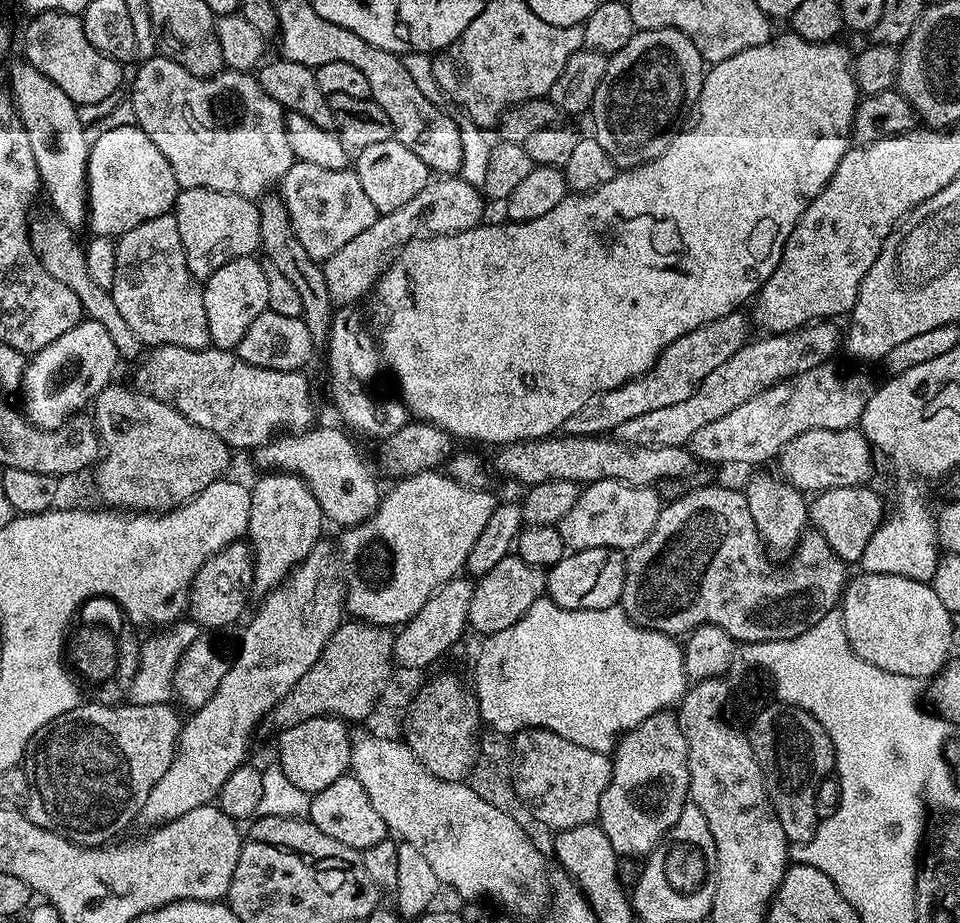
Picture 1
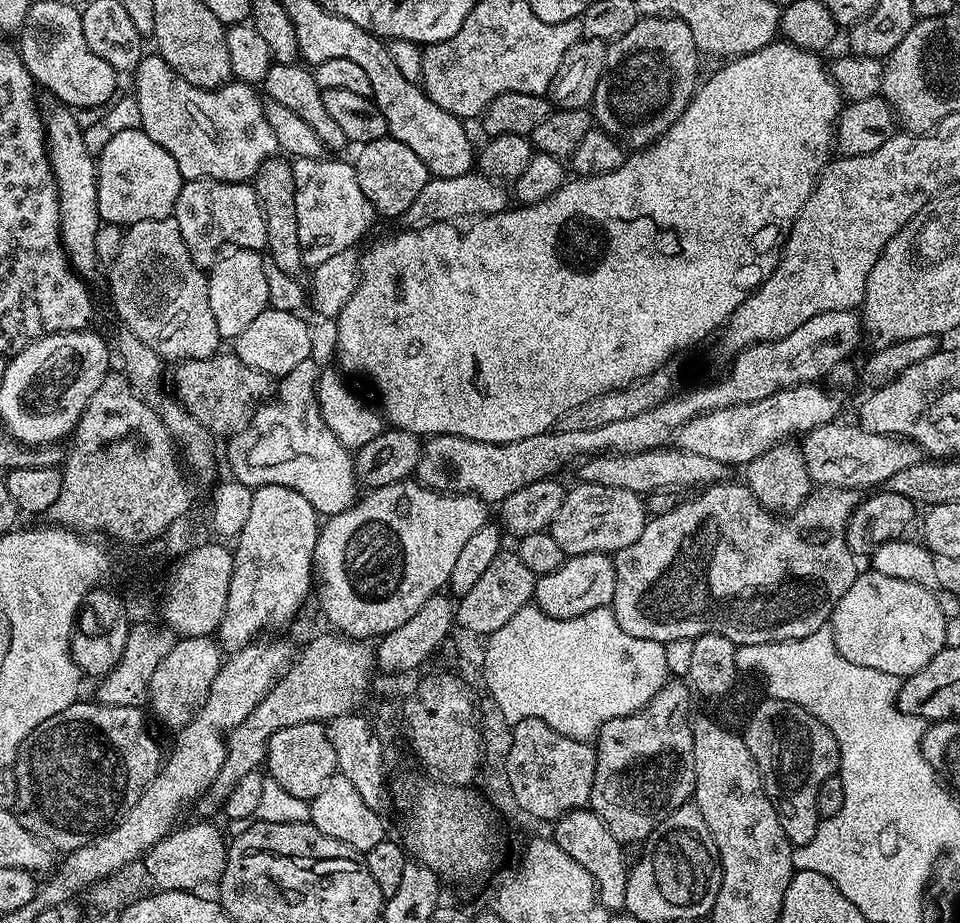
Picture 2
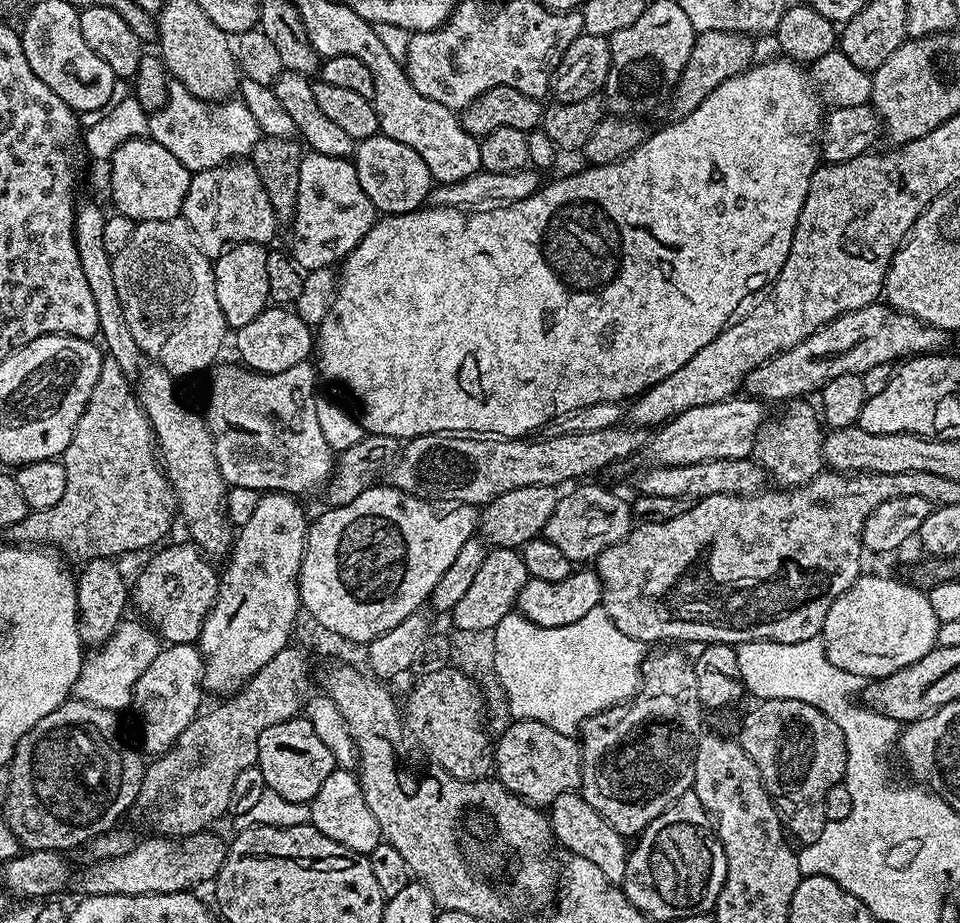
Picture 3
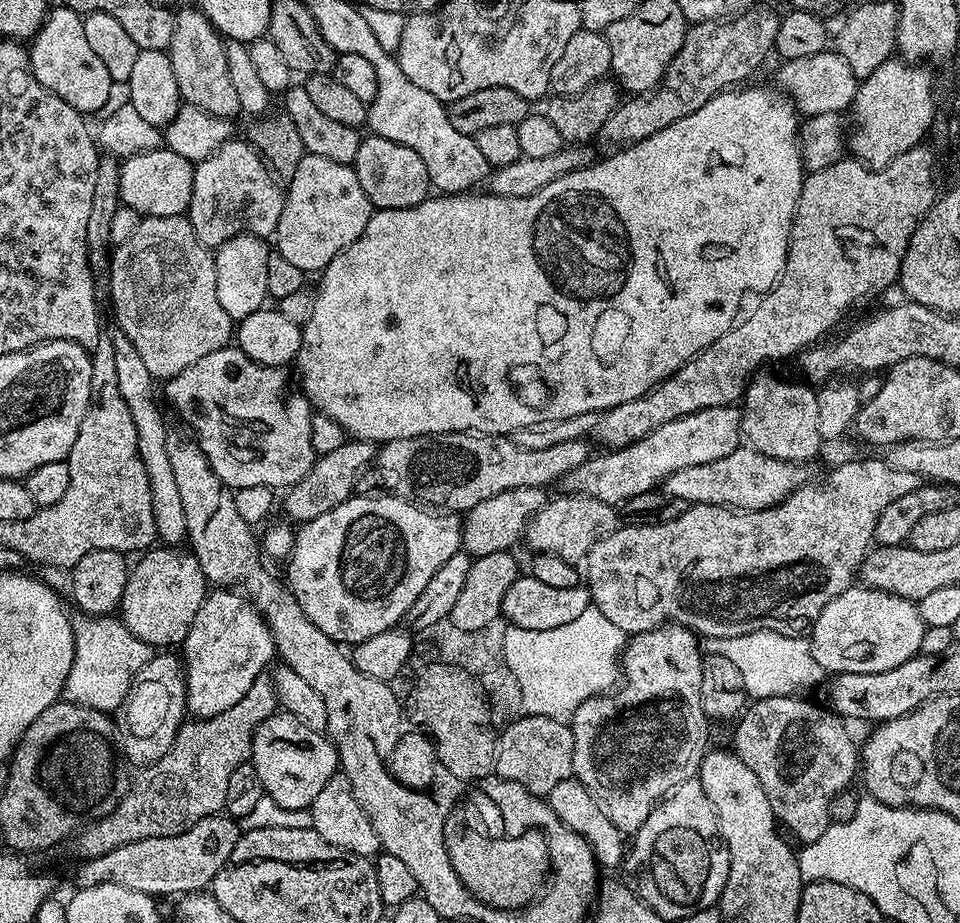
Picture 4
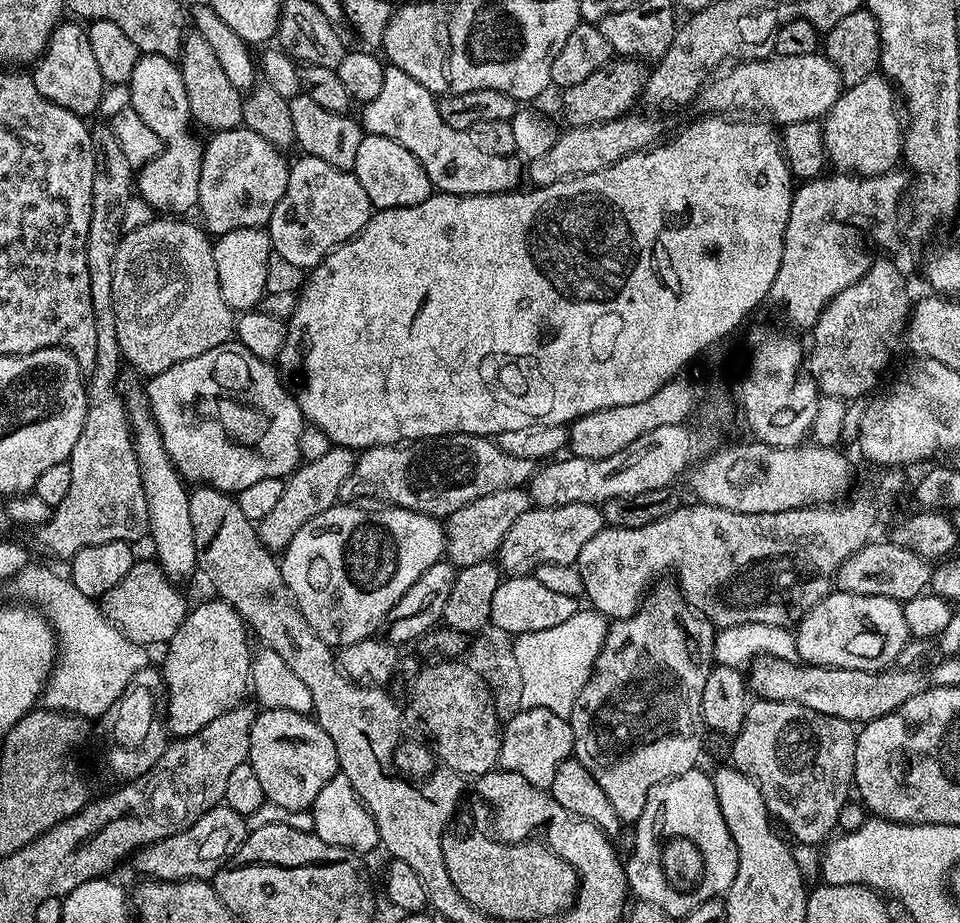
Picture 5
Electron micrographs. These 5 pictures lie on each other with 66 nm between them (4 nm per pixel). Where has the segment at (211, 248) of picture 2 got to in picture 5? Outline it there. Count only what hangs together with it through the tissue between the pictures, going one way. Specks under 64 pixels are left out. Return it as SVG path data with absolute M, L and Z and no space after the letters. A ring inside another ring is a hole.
M245 126L234 129L222 129L213 131L203 145L204 157L202 158L202 170L198 178L198 202L196 208L202 225L209 237L215 238L226 234L230 230L242 228L264 228L268 220L274 214L274 206L278 206L282 194L286 194L286 182L290 167L289 157L281 149L271 144L262 135L256 134Z

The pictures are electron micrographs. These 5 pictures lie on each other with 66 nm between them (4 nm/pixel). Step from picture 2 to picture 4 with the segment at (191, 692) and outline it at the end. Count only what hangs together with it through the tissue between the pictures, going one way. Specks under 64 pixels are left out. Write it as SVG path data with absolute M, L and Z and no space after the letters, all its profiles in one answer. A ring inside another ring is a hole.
M156 654L142 666L142 670L128 688L126 698L114 713L114 732L120 735L118 748L132 764L147 766L158 762L170 746L181 724L185 723L188 712L188 699L184 685L184 669L181 661L172 654Z

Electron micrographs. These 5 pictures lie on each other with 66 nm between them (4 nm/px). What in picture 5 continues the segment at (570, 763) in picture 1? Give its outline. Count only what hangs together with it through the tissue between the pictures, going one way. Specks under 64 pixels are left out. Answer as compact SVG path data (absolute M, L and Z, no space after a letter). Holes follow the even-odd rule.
M525 706L514 718L503 721L500 734L499 767L506 772L522 774L530 786L551 789L558 766L573 755L572 725L567 719L545 708Z

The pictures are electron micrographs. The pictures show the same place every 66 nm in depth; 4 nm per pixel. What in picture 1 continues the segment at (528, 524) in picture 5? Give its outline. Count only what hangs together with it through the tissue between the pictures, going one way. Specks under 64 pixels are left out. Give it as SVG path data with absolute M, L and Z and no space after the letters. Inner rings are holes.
M599 480L593 484L583 485L578 502L566 513L558 525L565 549L573 552L594 550L595 548L618 548L631 550L637 548L654 530L658 514L662 507L660 493L655 487L635 488L633 484L623 484L621 480Z

